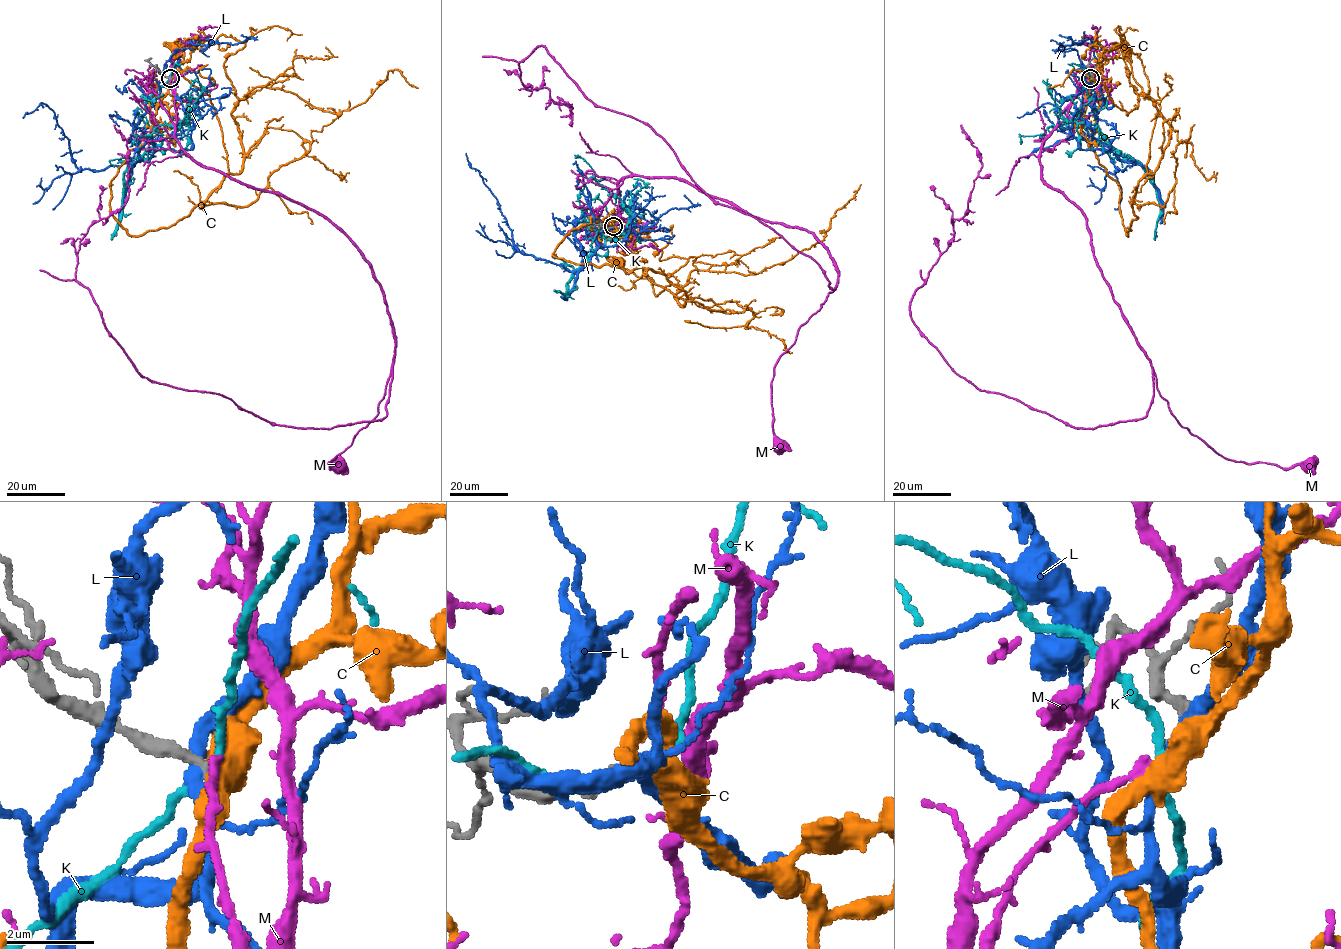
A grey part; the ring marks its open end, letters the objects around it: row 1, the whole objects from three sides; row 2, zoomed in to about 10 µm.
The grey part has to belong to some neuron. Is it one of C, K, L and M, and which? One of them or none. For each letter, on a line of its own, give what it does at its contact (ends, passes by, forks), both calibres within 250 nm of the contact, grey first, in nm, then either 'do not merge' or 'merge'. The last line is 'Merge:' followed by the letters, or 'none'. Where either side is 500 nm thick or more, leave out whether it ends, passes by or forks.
C: 240/550 nm | do not merge
K: it passes by | 240/170 nm | do not merge
L: it passes by | 320/240 nm | do not merge
M: it ends | 240/220 nm | merge
Merge: M

